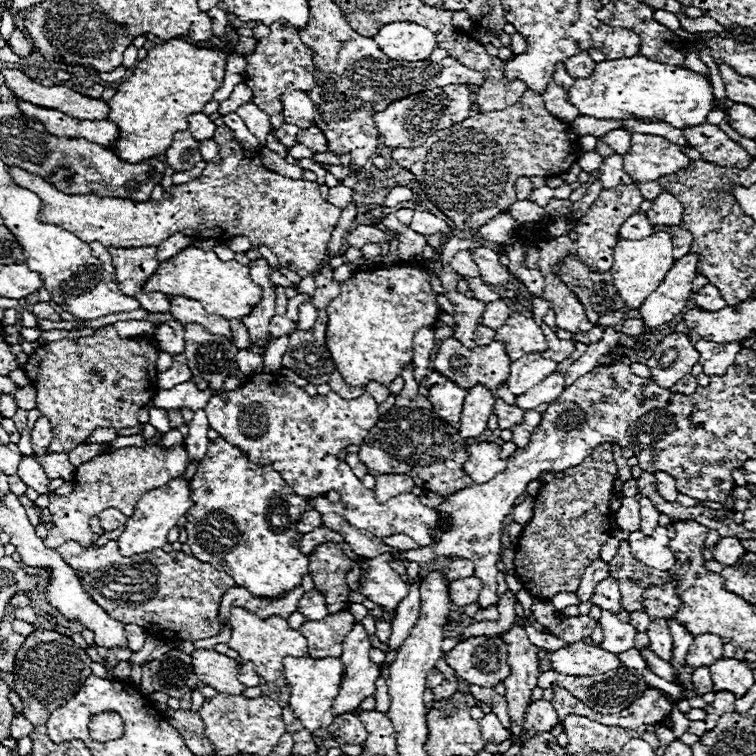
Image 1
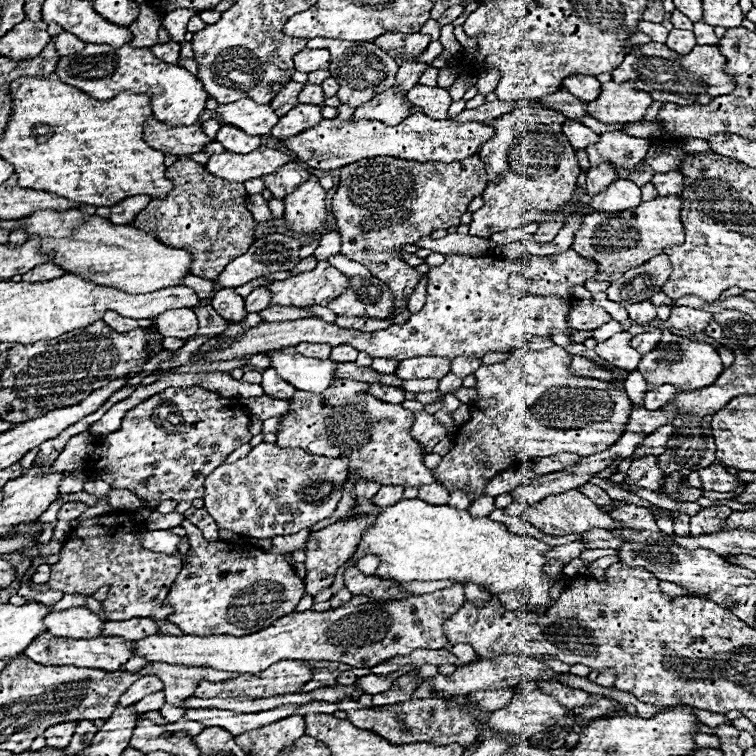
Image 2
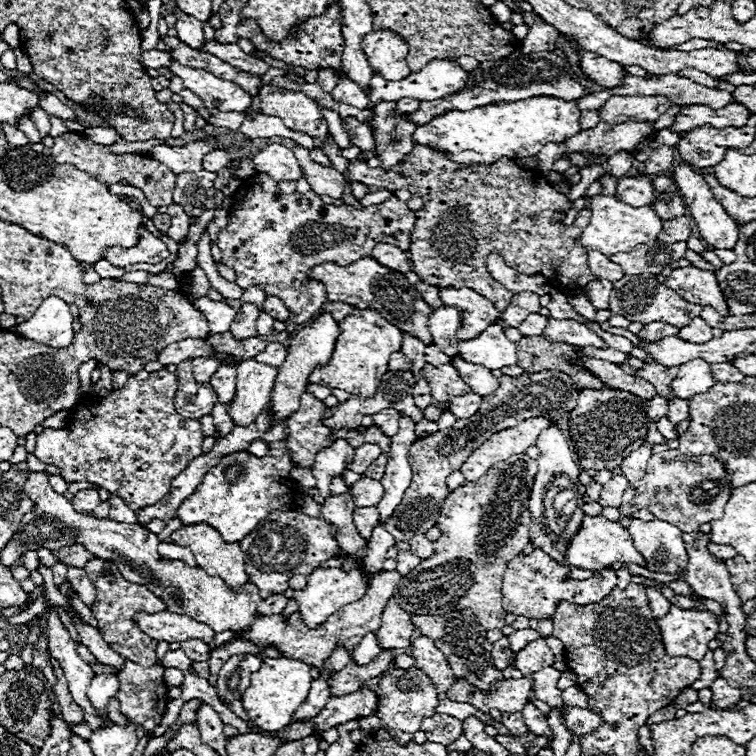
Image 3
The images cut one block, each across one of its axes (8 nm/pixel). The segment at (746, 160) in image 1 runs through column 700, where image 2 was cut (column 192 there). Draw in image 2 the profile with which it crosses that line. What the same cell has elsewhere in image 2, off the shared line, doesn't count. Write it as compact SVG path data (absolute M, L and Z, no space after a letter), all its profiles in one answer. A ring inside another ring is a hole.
M148 118L144 124L144 140L150 148L162 154L174 154L176 158L190 158L190 154L202 152L202 148L212 142L212 138L202 132L200 124L170 128L156 118Z

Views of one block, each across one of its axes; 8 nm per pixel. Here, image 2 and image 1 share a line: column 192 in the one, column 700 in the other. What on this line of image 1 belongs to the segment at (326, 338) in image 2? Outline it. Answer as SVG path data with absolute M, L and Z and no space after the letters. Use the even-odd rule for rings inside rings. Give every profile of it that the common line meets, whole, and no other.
M702 338L696 342L696 350L700 354L700 364L704 366L704 374L722 376L726 368L734 364L734 358L742 350L742 346L738 342L718 344Z

